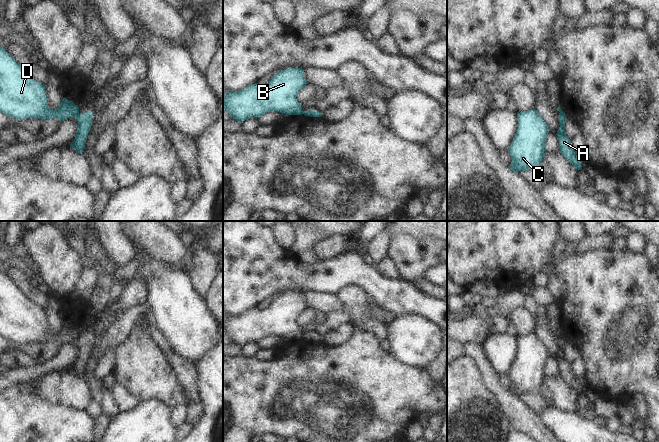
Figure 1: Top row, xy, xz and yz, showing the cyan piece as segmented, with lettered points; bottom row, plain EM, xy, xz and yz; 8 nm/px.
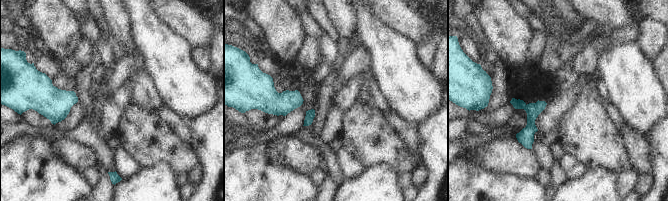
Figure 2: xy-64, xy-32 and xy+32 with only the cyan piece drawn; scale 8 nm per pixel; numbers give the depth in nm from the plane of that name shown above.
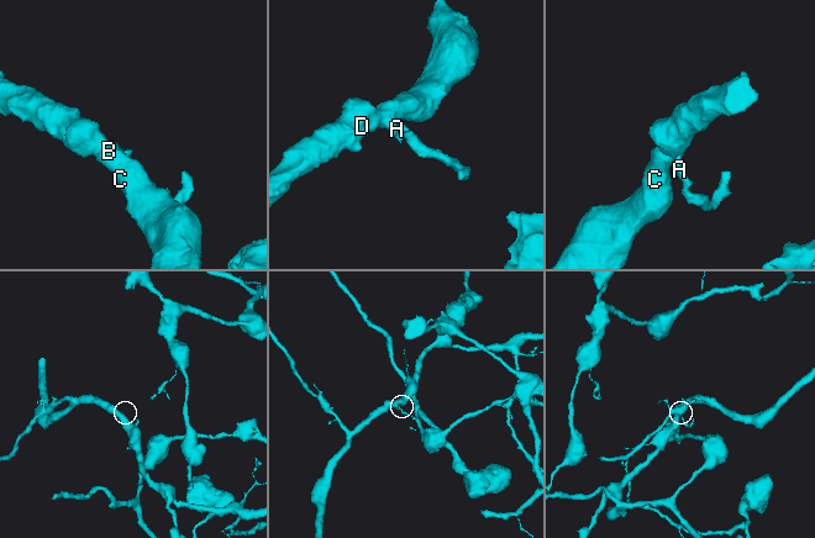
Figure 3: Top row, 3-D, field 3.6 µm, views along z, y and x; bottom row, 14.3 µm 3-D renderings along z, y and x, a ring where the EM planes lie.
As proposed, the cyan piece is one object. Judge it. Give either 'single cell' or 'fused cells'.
fused cells

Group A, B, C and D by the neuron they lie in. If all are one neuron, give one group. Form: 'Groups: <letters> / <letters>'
Groups: A / B C D

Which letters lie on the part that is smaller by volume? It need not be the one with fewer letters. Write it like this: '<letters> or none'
A

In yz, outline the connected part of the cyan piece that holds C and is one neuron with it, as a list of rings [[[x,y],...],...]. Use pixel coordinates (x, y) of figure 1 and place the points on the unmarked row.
[[[535,332],[517,337],[517,356],[508,376],[512,382],[509,392],[518,397],[540,391],[546,378],[545,364],[549,353]]]

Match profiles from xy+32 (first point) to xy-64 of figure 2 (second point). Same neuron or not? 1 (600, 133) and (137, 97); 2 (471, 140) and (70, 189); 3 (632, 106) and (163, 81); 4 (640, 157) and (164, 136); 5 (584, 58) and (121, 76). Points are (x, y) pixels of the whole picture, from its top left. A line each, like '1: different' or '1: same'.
1: different
2: different
3: same
4: different
5: same

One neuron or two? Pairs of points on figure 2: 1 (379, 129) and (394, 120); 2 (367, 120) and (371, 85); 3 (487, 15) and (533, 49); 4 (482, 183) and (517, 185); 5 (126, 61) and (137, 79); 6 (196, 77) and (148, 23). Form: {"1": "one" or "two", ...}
{"1": "two", "2": "two", "3": "two", "4": "one", "5": "two", "6": "one"}

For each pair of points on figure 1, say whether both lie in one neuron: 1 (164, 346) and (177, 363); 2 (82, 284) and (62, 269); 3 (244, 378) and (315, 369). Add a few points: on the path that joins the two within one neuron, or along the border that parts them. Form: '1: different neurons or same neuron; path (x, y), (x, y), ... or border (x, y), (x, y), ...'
1: different neurons; border (171, 350), (166, 356)
2: different neurons; border (82, 268), (71, 294)
3: same neuron; path (262, 378), (297, 377)

